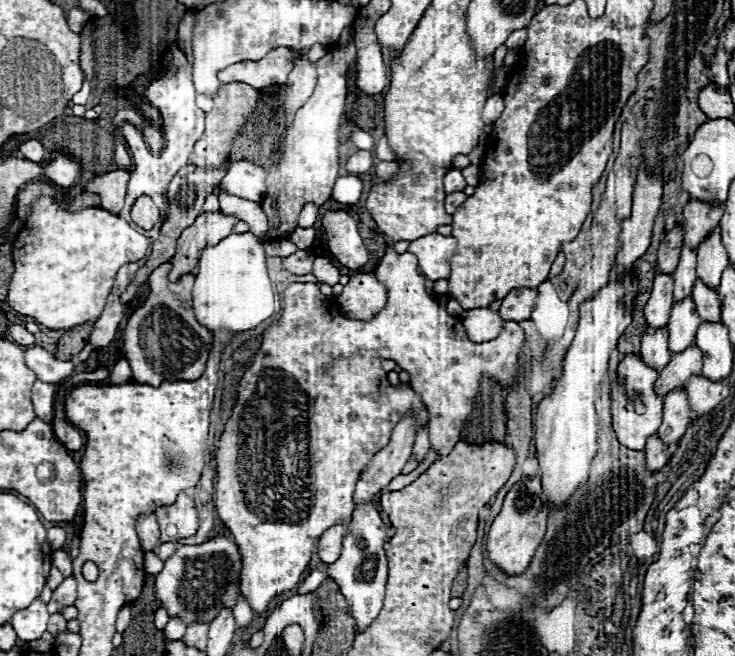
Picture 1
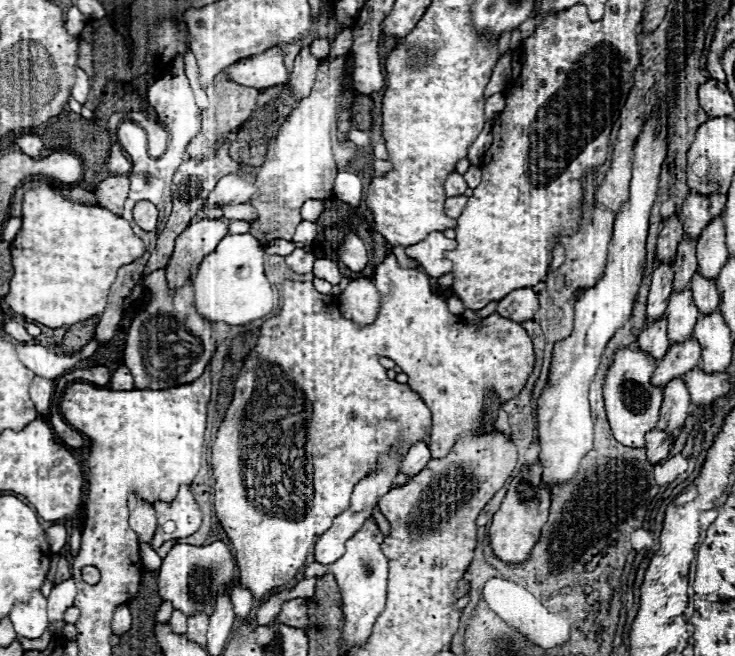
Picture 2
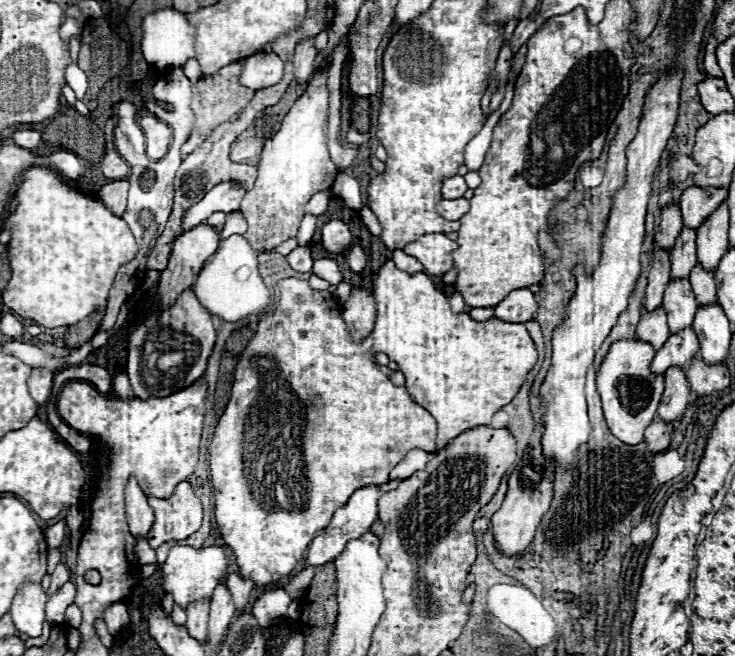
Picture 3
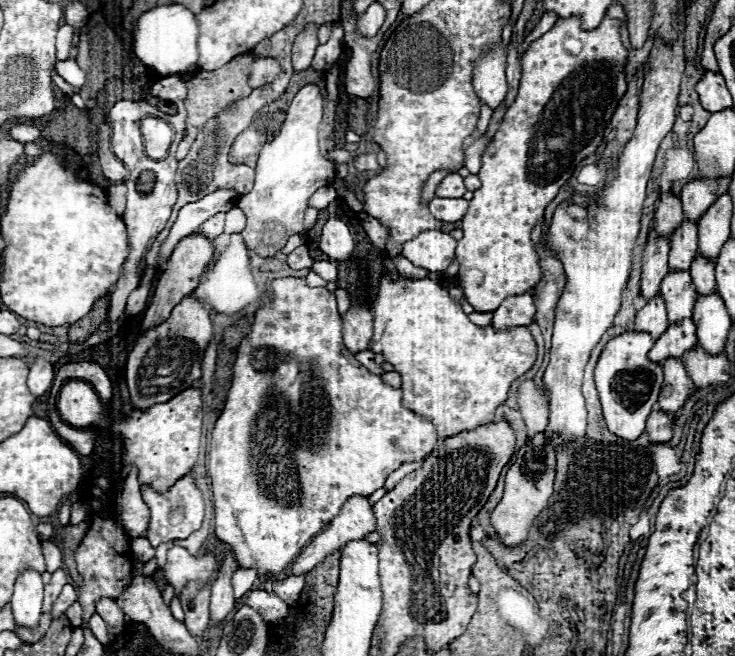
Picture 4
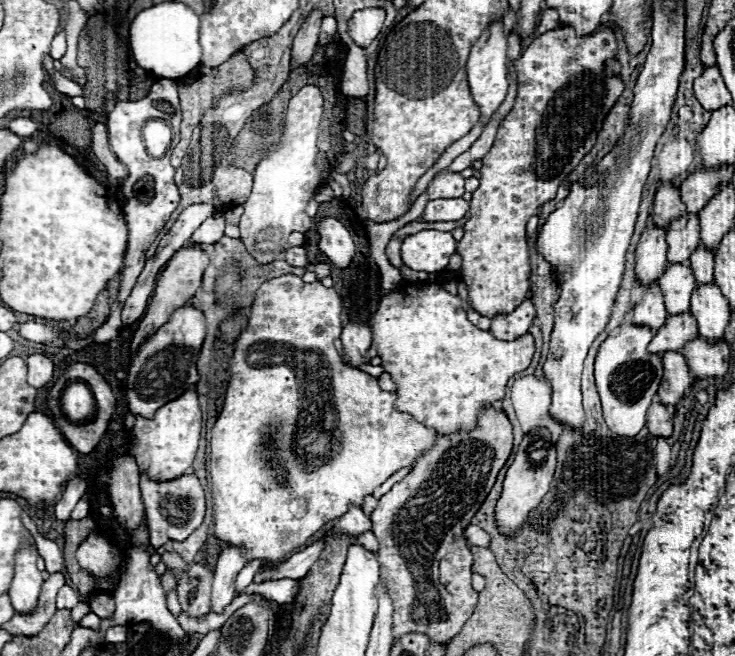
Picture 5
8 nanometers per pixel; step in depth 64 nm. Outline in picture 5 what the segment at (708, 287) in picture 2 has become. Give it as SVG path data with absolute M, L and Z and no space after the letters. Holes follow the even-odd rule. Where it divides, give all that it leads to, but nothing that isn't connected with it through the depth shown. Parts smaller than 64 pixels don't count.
M700 244L696 252L692 252L690 256L690 268L694 270L694 276L700 284L712 282L714 280L714 252Z

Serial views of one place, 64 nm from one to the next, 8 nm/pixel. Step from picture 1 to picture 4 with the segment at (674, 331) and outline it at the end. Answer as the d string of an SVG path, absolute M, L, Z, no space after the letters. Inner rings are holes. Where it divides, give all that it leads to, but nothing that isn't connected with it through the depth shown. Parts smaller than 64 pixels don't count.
M688 270L668 272L668 276L664 276L660 284L660 294L664 296L670 324L692 316L696 290L692 288L692 278Z

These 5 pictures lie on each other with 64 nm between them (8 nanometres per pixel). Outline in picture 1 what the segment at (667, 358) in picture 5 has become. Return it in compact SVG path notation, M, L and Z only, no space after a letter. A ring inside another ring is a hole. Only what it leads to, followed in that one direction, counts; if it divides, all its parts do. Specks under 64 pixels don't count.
M674 388L664 396L664 414L662 424L658 428L658 436L666 444L676 444L688 426L690 408L688 408L688 394L684 388Z

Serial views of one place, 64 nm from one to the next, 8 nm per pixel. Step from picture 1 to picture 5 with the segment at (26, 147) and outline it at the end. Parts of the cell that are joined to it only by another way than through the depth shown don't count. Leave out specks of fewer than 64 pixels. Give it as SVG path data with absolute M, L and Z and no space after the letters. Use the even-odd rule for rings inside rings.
M18 116L18 118L14 118L10 124L8 124L8 128L16 134L16 136L20 136L20 138L30 138L38 128L36 128L36 122L32 120L32 118L24 118L24 116Z

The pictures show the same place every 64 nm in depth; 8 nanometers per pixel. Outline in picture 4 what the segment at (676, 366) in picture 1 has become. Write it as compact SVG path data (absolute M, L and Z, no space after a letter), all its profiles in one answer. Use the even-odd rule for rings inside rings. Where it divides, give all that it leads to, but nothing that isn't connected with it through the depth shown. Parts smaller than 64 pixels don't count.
M680 320L680 324L670 324L666 328L666 332L654 340L652 350L648 352L650 360L662 364L668 358L682 358L684 352L692 350L696 346L696 326L694 322L688 320Z

